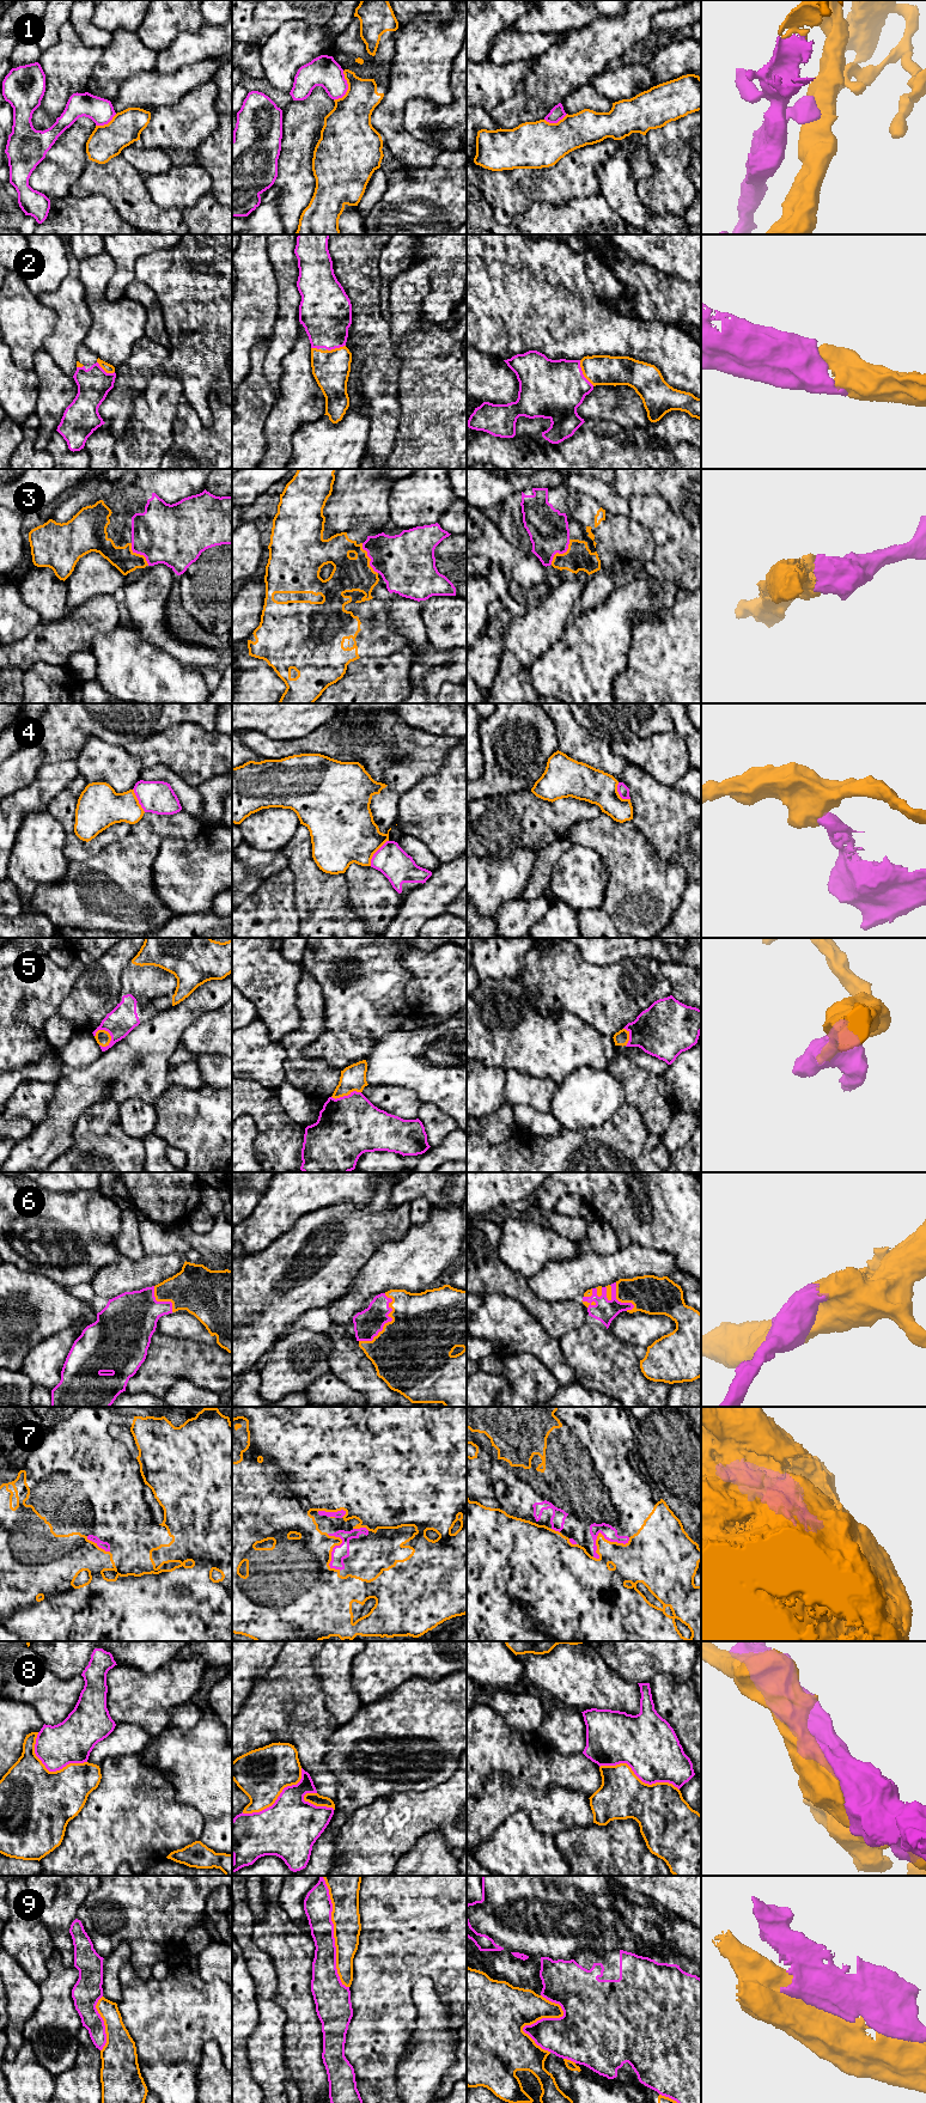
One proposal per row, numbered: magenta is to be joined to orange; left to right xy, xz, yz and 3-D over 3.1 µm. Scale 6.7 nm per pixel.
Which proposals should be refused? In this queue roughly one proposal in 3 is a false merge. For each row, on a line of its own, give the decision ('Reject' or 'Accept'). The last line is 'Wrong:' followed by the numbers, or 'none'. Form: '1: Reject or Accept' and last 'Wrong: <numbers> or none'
1: Accept
2: Accept
3: Accept
4: Reject
5: Accept
6: Accept
7: Accept
8: Reject
9: Reject
Wrong: 4, 8, 9

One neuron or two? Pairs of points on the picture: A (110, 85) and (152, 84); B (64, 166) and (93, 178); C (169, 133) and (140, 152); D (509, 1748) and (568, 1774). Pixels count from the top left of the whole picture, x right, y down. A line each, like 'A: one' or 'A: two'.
A: two
B: two
C: two
D: one

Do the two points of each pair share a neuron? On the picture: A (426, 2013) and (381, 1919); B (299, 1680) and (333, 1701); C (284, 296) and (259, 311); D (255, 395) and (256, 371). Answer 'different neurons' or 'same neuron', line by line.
A: different neurons
B: different neurons
C: different neurons
D: same neuron

